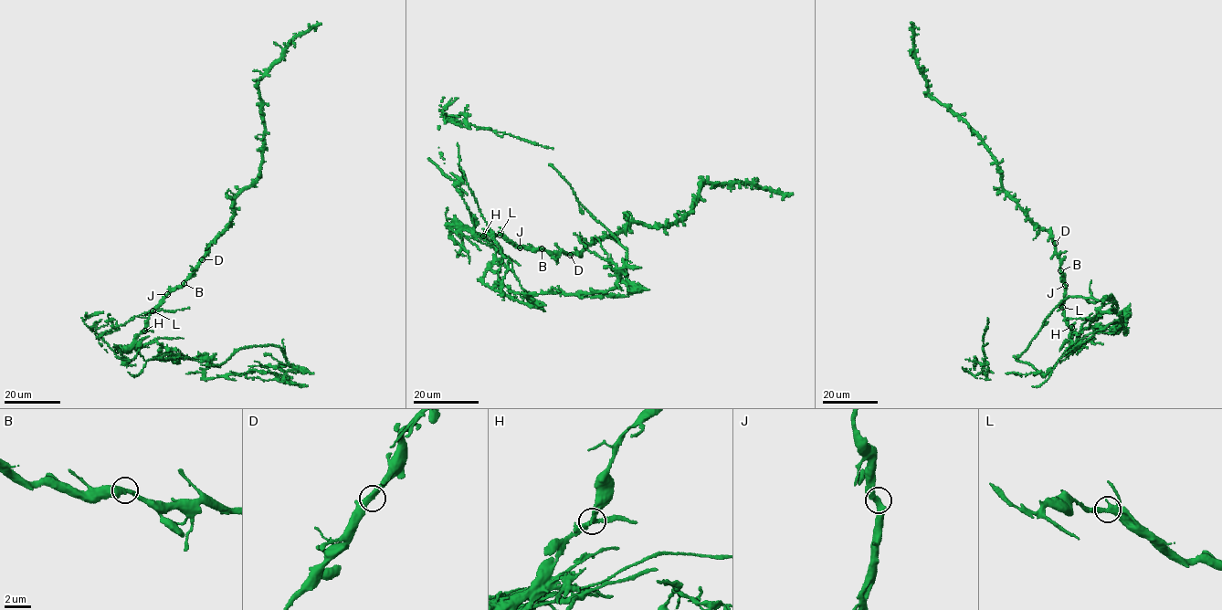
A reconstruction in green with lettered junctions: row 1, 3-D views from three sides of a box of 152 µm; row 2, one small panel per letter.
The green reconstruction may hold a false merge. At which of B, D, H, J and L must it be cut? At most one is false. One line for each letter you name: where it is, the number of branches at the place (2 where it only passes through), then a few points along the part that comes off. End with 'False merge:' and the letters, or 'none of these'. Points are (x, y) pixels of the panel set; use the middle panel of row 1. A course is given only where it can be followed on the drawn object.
H: at (483, 236); 3 branches meet; foreign part runs (482, 236), (462, 226), (496, 248), (483, 283), (527, 304), (632, 284), (626, 250), (548, 163)
False merge: H

